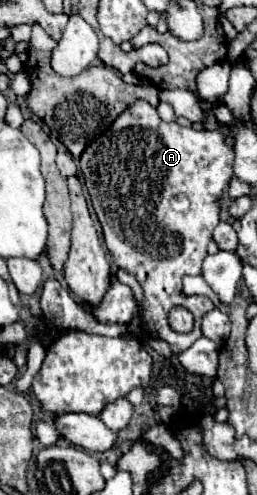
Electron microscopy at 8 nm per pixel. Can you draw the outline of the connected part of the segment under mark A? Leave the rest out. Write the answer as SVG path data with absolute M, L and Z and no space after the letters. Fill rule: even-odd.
M134 101L130 107L126 107L126 111L122 111L114 121L112 125L100 135L100 139L94 139L86 149L84 153L80 155L80 171L84 175L84 183L86 183L86 189L90 193L90 199L92 199L92 205L94 205L94 211L100 219L100 225L102 225L102 231L104 231L104 243L112 255L112 261L118 265L118 269L124 269L126 273L134 275L136 281L142 285L144 289L144 333L150 335L150 337L158 337L158 339L164 339L172 351L176 351L176 355L184 349L188 349L198 337L202 337L202 331L200 331L200 321L202 321L202 315L208 313L210 309L214 309L212 301L208 297L186 297L180 287L182 287L182 277L184 275L200 275L202 273L202 261L204 257L208 255L206 253L206 247L208 243L212 241L212 231L214 227L220 223L220 199L222 199L222 193L224 189L228 187L230 179L232 179L232 163L234 163L234 147L226 141L226 135L220 131L220 129L214 129L214 131L206 131L206 129L192 129L192 127L182 127L178 123L166 123L158 117L158 111L146 103L146 101ZM174 307L184 307L188 309L192 315L194 315L194 329L190 333L176 333L170 323L168 323L168 313L170 309Z

